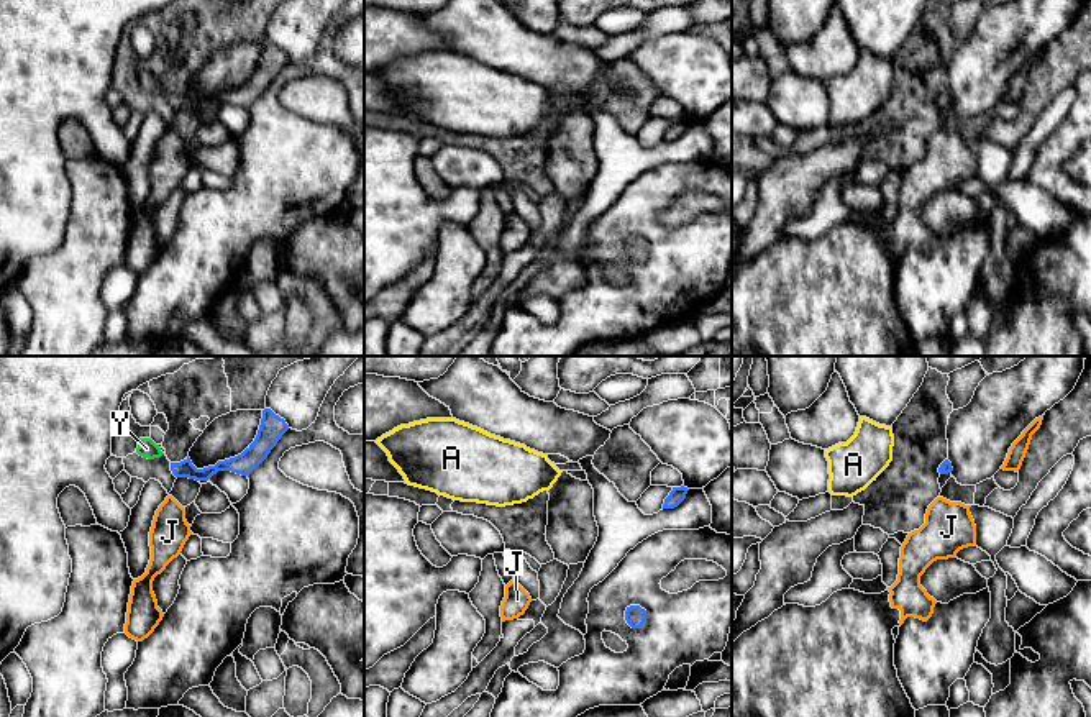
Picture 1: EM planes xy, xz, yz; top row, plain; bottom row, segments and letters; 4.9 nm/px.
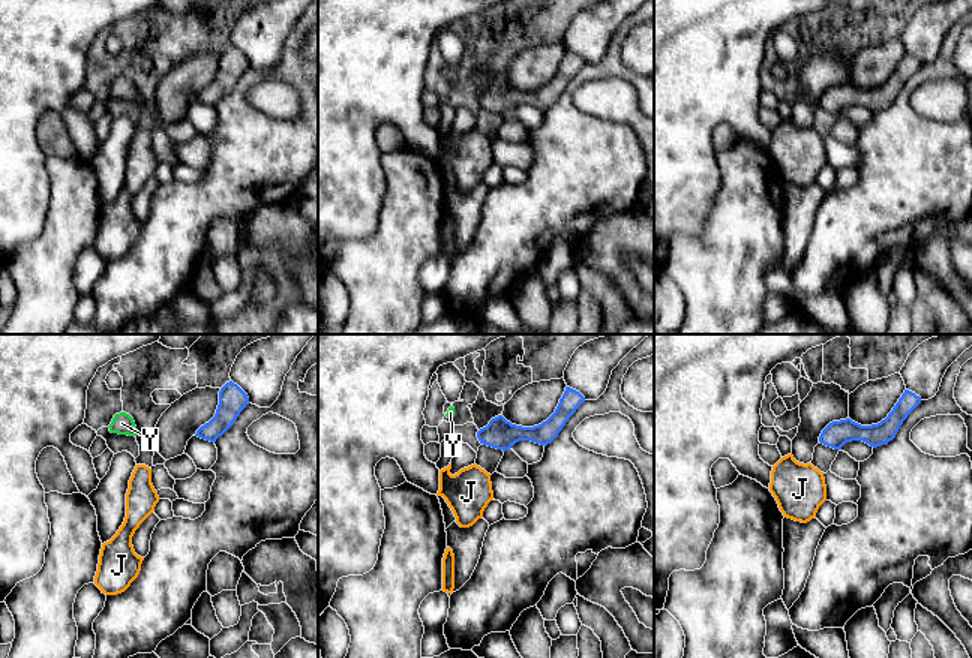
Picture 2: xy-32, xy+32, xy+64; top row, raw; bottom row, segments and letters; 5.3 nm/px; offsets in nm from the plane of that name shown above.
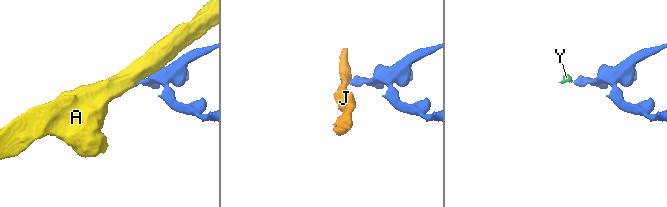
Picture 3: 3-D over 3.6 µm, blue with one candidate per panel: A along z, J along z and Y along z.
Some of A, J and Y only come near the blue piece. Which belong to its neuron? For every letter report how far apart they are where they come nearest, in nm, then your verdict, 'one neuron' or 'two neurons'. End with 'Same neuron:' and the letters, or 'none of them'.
A: 240 nm | two neurons
J: 100 nm | two neurons
Y: 60 nm | one neuron
Same neuron: Y

